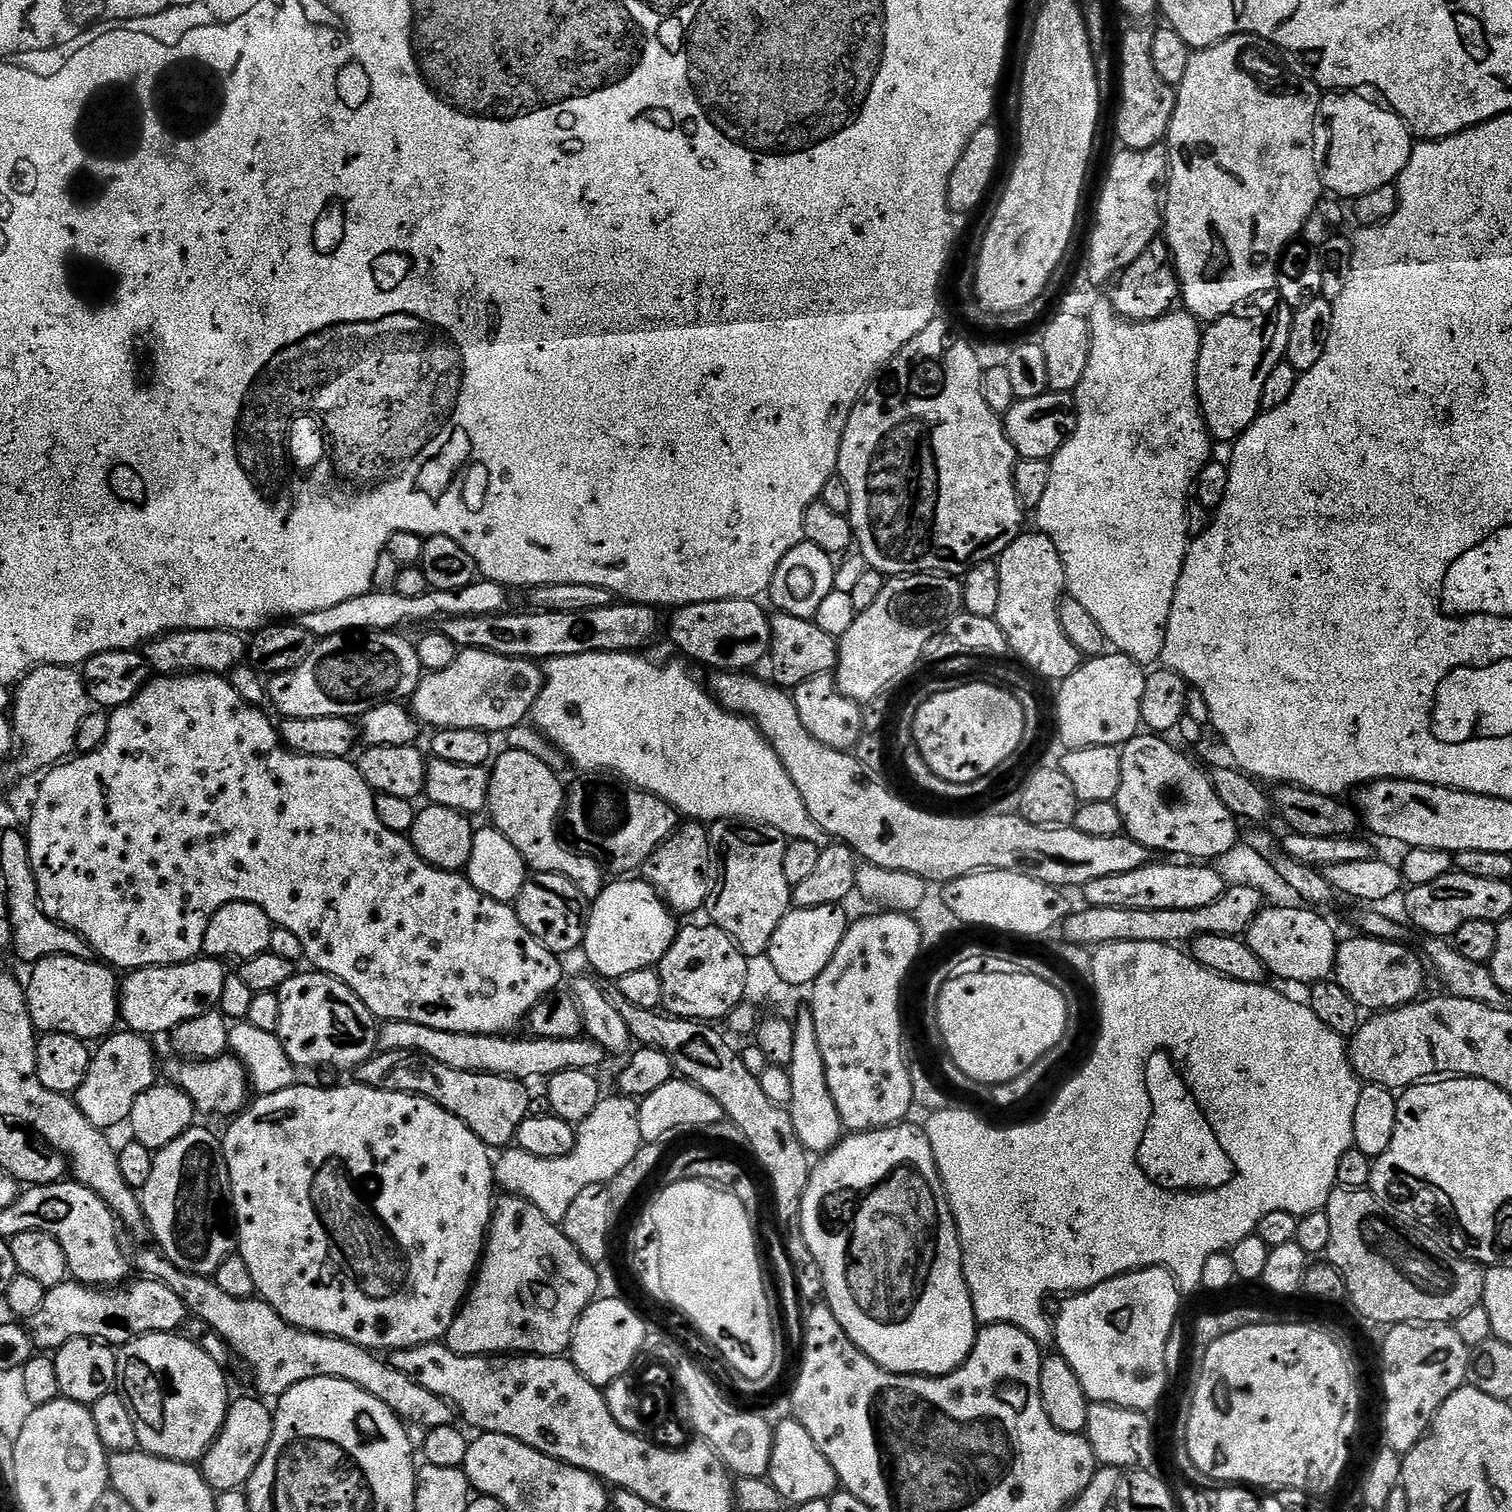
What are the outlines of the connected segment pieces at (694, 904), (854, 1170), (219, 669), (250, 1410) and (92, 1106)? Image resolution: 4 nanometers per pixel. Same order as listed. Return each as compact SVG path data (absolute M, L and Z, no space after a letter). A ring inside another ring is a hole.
M700 822L681 823L676 832L670 834L670 838L666 838L666 842L662 842L662 846L658 846L658 850L654 850L654 854L650 854L650 858L646 858L646 862L640 868L639 875L663 896L664 903L672 909L673 913L683 917L682 915L688 916L691 912L698 911L699 908L701 911L708 902L710 891L708 879L711 876L713 879L714 876L714 845L710 839L709 829Z
M905 1122L895 1124L892 1128L879 1128L873 1132L853 1132L845 1135L839 1144L835 1144L829 1152L823 1153L817 1160L820 1161L817 1164L815 1161L808 1173L808 1185L800 1203L798 1231L803 1234L810 1254L814 1254L822 1270L823 1299L834 1314L834 1318L838 1318L842 1330L846 1330L850 1342L854 1342L854 1346L858 1346L858 1350L862 1350L862 1354L869 1356L875 1364L882 1366L882 1370L899 1376L945 1376L961 1368L972 1352L978 1323L972 1305L972 1295L963 1274L959 1232L945 1196L938 1166L934 1162L934 1150L930 1150L930 1142L923 1127L915 1128L912 1122Z
M178 630L164 636L156 636L143 645L142 655L151 671L161 676L210 672L228 674L232 668L243 665L246 660L246 640L239 632L218 630Z
M244 1396L241 1400L233 1399L229 1403L228 1416L224 1420L222 1430L216 1435L215 1442L208 1447L208 1453L204 1455L202 1471L206 1482L217 1494L235 1488L243 1489L250 1474L254 1474L258 1462L262 1462L266 1446L270 1446L273 1409L269 1405L267 1408L263 1399L252 1396Z
M116 1030L99 1045L100 1049L92 1052L92 1061L88 1067L86 1078L80 1089L74 1093L74 1103L82 1110L82 1114L86 1114L86 1118L90 1118L90 1122L94 1122L94 1126L111 1130L111 1128L118 1127L120 1123L123 1125L134 1110L134 1102L138 1098L138 1094L150 1090L158 1083L156 1052L152 1049L152 1044L153 1041L149 1037L141 1036L138 1032Z

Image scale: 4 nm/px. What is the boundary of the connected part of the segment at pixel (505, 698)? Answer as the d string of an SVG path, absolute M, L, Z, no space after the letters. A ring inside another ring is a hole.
M477 648L457 651L454 662L446 670L421 675L420 685L410 697L410 711L421 725L429 724L432 730L482 730L489 734L506 734L512 728L519 728L529 719L534 702L544 685L544 673L539 663L519 660L502 654L494 654Z

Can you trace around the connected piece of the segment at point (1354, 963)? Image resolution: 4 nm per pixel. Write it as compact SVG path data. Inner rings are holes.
M1356 934L1353 940L1341 939L1336 945L1335 983L1340 984L1342 990L1346 990L1346 994L1350 994L1350 998L1354 998L1354 1002L1361 1010L1391 1010L1413 1003L1423 993L1420 991L1424 988L1426 964L1420 956L1421 961L1410 949L1403 948L1402 945L1403 943L1391 940L1375 940L1373 936L1363 934Z

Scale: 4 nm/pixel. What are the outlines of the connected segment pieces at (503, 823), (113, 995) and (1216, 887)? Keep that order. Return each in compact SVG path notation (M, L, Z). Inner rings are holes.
M508 748L499 756L500 753L495 757L488 773L486 812L487 815L492 815L491 827L510 838L533 873L545 872L570 878L570 882L578 886L585 901L596 900L606 883L605 869L597 860L585 856L575 847L567 848L560 841L560 832L556 829L556 823L561 823L566 799L566 784L556 777L557 769L542 762L542 758L534 754L526 754L526 750Z
M51 956L36 961L29 972L32 973L26 979L26 995L32 1025L37 1033L61 1032L85 1042L93 1042L107 1037L117 1027L120 1020L121 981L109 965L95 959Z
M1168 862L1172 864L1143 864L1130 874L1110 874L1110 878L1094 878L1094 882L1083 885L1083 903L1089 908L1125 908L1126 910L1198 910L1210 906L1226 889L1226 883L1212 866L1201 866L1196 862Z

